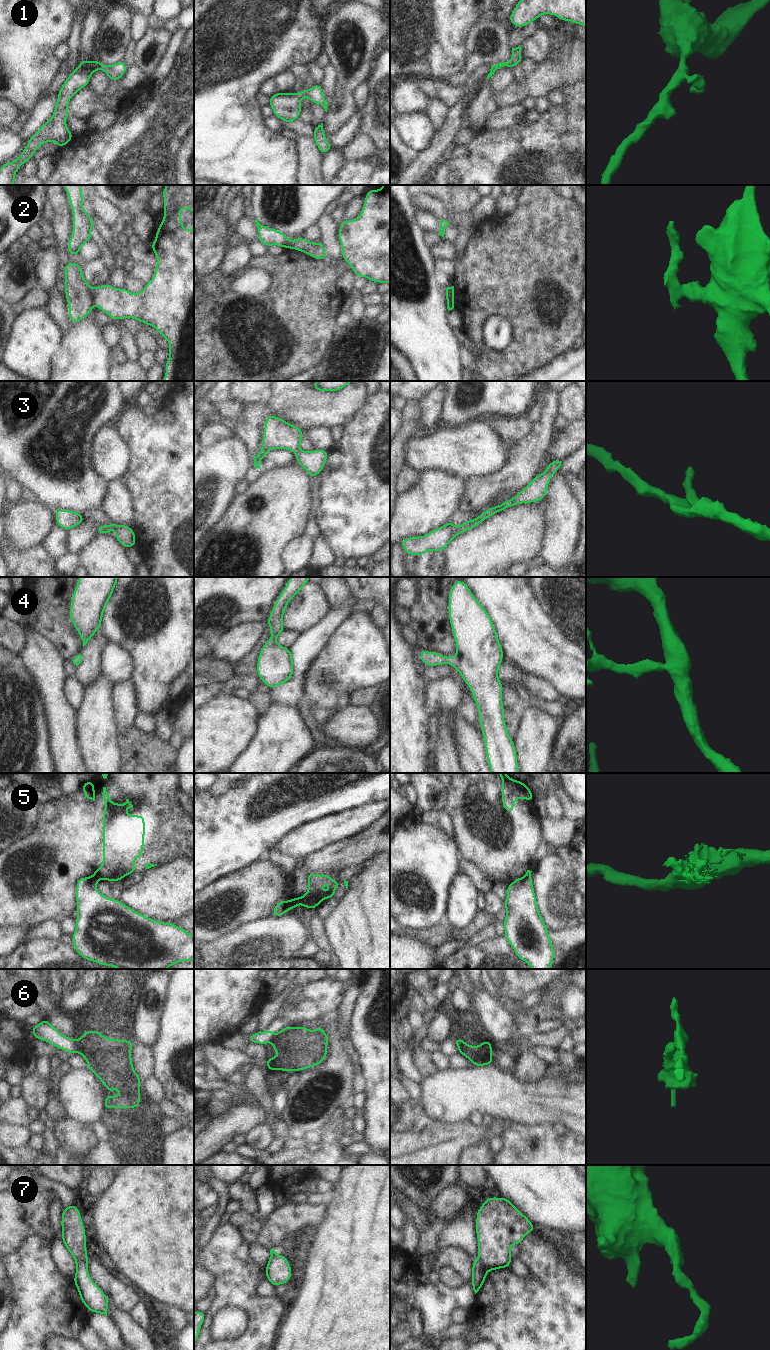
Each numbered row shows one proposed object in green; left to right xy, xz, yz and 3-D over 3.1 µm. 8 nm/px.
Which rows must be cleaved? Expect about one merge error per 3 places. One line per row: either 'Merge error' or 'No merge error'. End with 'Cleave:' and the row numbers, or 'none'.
1: No merge error
2: Merge error
3: No merge error
4: No merge error
5: Merge error
6: Merge error
7: Merge error
Cleave: 2, 5, 6, 7.

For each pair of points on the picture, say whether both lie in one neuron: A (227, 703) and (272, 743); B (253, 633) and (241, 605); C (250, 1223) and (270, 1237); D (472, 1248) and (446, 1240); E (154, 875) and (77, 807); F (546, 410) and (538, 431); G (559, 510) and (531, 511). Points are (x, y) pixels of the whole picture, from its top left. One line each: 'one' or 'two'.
A: two
B: two
C: two
D: one
E: two
F: one
G: two

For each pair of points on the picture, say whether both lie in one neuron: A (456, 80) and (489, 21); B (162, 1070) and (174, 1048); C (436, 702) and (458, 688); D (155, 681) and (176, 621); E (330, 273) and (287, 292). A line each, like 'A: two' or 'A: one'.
A: one
B: one
C: one
D: one
E: one

